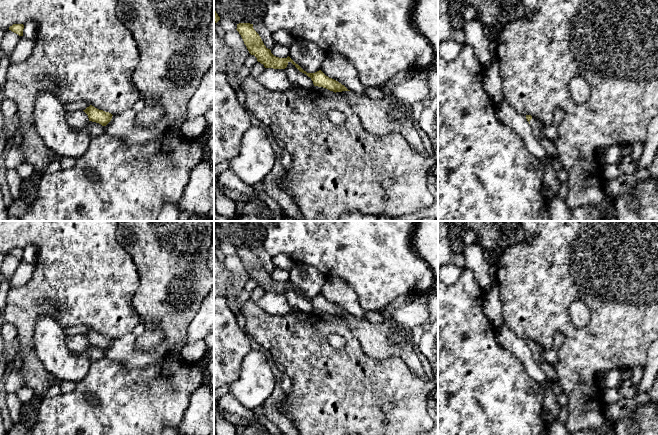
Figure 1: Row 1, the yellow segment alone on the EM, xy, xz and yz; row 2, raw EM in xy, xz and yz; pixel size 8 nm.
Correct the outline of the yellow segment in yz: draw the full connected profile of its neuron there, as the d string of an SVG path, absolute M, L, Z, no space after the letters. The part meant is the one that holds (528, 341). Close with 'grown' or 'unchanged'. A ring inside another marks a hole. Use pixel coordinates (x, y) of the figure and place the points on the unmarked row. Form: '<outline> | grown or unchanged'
M526 339L526 343L532 351L532 355L533 355L534 360L537 363L543 362L544 360L542 358L542 350L544 348L541 345L539 345L536 341L531 340L531 339Z | grown

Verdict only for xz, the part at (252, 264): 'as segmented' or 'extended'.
extended

